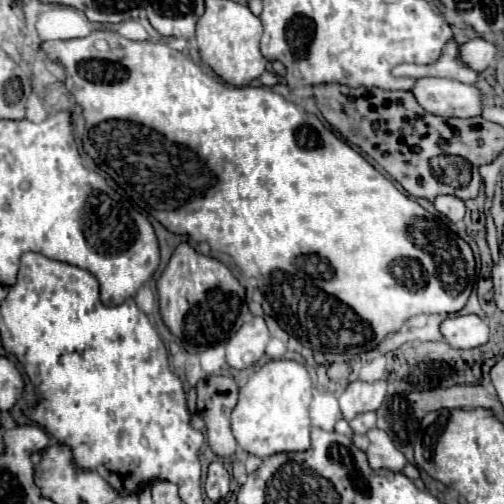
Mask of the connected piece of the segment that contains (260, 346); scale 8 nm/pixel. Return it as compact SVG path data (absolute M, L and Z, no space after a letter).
M254 317L238 329L238 333L228 341L228 365L234 369L246 369L262 359L270 333L262 317Z

